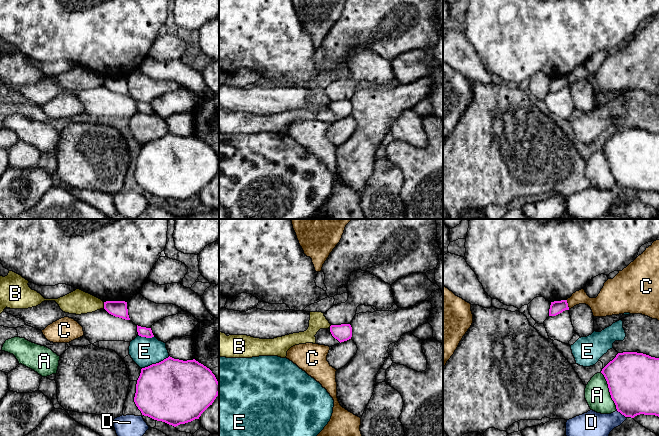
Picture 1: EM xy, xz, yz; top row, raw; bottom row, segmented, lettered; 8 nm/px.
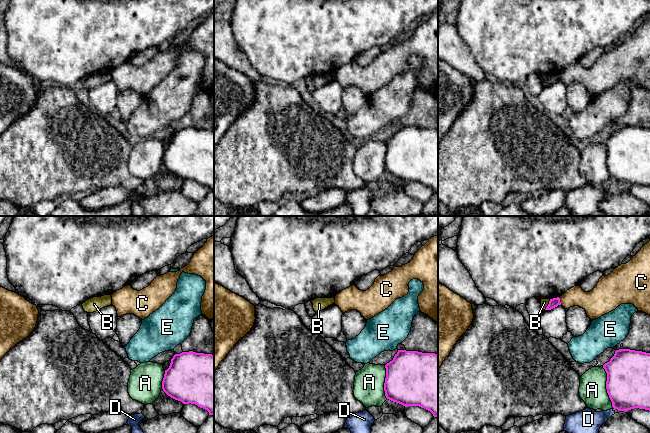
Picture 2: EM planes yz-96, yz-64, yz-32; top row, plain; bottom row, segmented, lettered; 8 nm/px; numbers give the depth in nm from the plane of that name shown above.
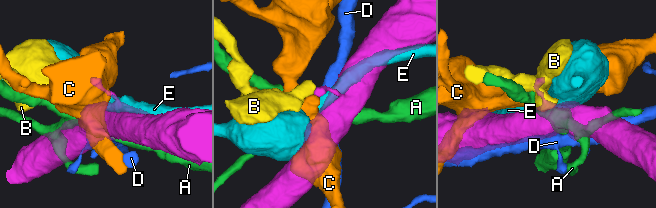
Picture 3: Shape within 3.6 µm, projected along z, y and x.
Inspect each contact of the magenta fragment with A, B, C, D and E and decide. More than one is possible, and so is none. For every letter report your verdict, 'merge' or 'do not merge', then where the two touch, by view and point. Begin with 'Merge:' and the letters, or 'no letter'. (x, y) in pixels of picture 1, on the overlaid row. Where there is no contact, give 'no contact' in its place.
Merge: no letter
A: do not merge; meets magenta in yz at (609, 391)
B: do not merge; meets magenta in xy at (104, 305)
C: do not merge; meets magenta in yz at (567, 304)
D: do not merge; meets magenta in yz at (621, 413)
E: do not merge; meets magenta in xy at (156, 363)

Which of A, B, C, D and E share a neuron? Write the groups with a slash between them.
A / B / C / D / E

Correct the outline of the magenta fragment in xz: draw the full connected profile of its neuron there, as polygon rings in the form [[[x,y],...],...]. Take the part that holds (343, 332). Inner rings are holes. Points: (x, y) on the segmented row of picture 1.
[[[350,324],[331,325],[330,332],[340,343],[352,337],[352,327]]]

